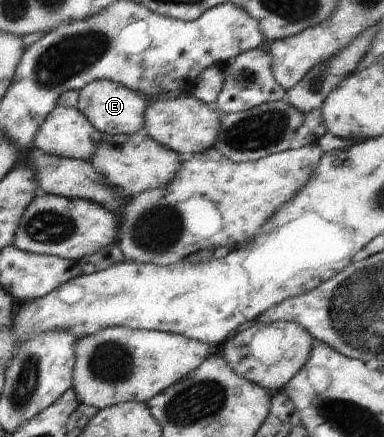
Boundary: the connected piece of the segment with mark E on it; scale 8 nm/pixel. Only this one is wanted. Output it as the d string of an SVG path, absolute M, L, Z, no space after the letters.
M100 79L80 89L76 109L79 110L100 132L106 135L130 136L144 129L144 113L147 101L136 91L113 80Z

